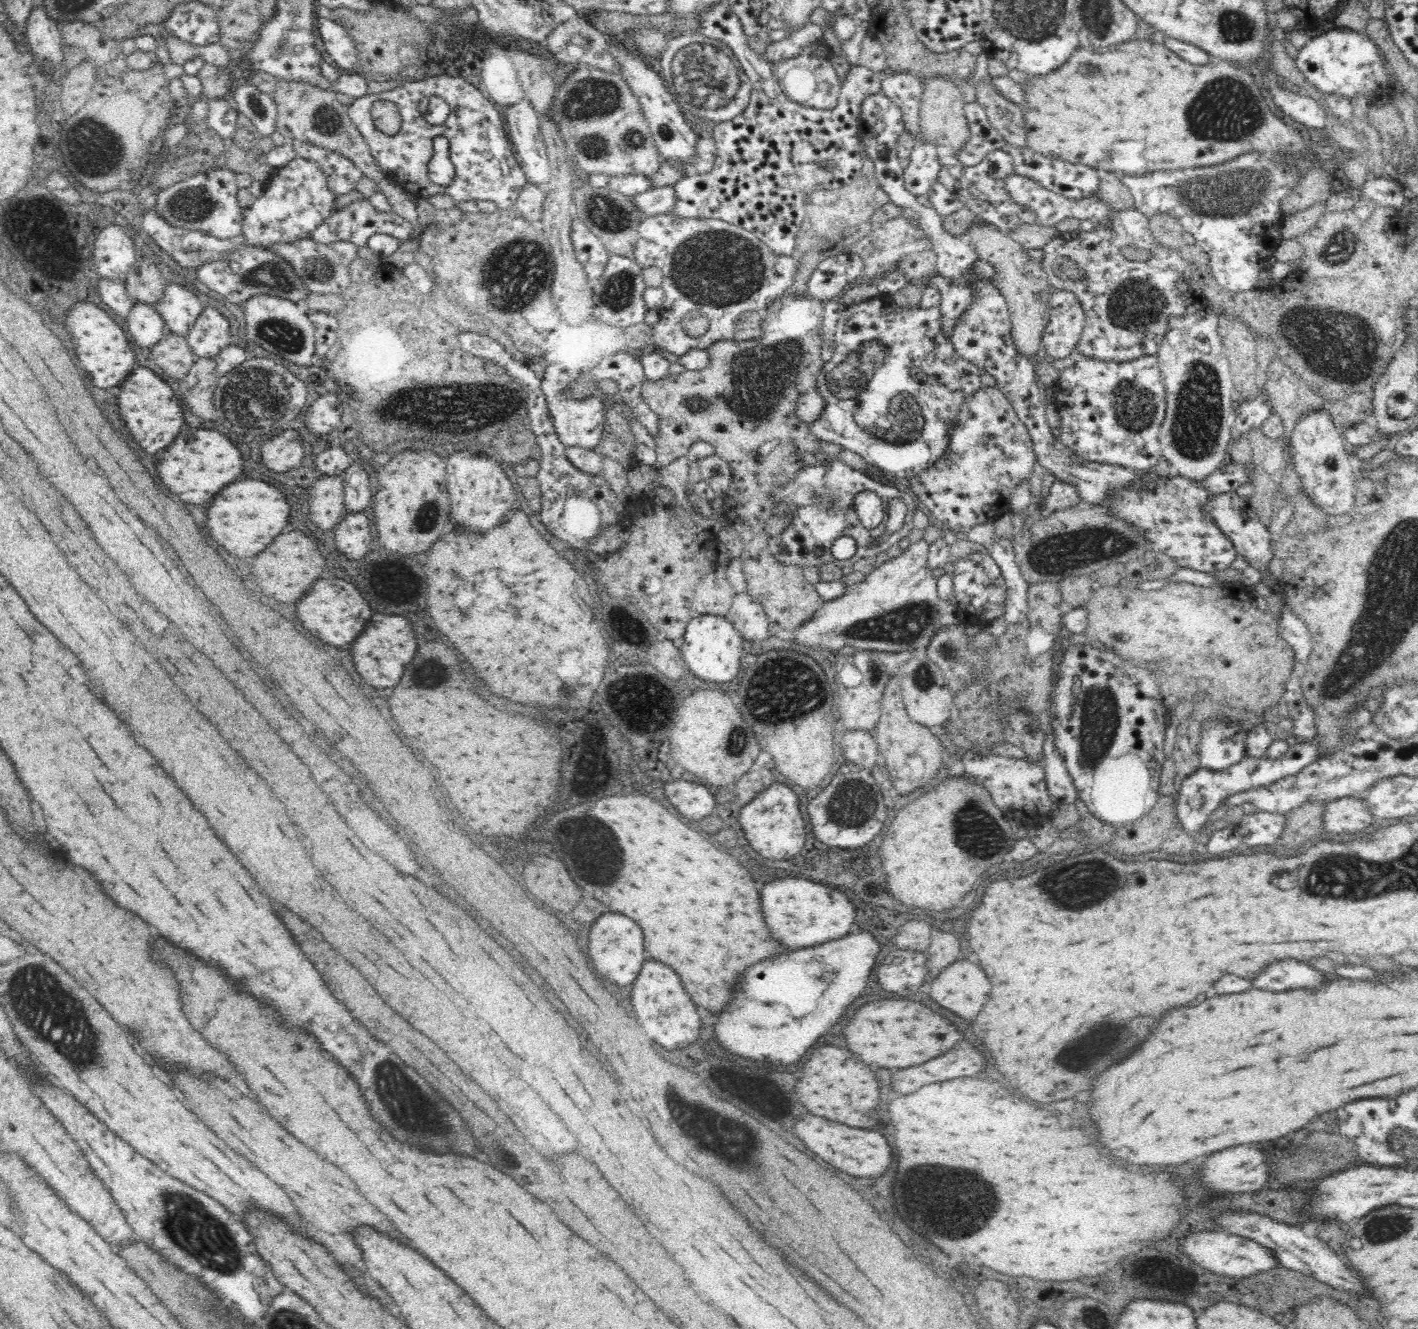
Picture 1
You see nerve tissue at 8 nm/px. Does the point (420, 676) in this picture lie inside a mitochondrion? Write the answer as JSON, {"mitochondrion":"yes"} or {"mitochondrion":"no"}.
{"mitochondrion":"no"}

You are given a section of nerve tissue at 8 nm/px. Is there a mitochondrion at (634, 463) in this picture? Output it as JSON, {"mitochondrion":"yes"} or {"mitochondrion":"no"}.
{"mitochondrion":"no"}

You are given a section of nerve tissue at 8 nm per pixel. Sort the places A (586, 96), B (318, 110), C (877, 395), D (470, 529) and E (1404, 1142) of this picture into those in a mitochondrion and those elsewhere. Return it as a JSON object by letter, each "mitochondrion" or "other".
{"A":"mitochondrion","B":"mitochondrion","C":"mitochondrion","D":"other","E":"mitochondrion"}

